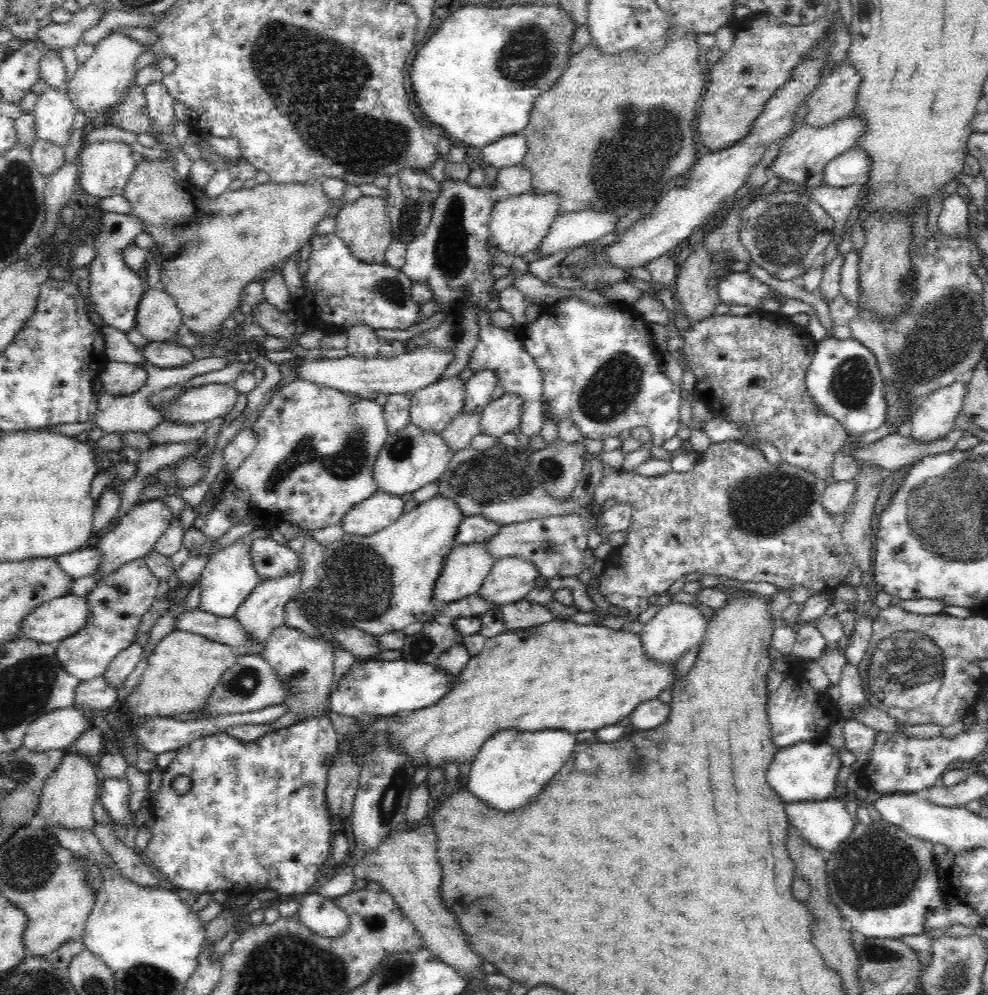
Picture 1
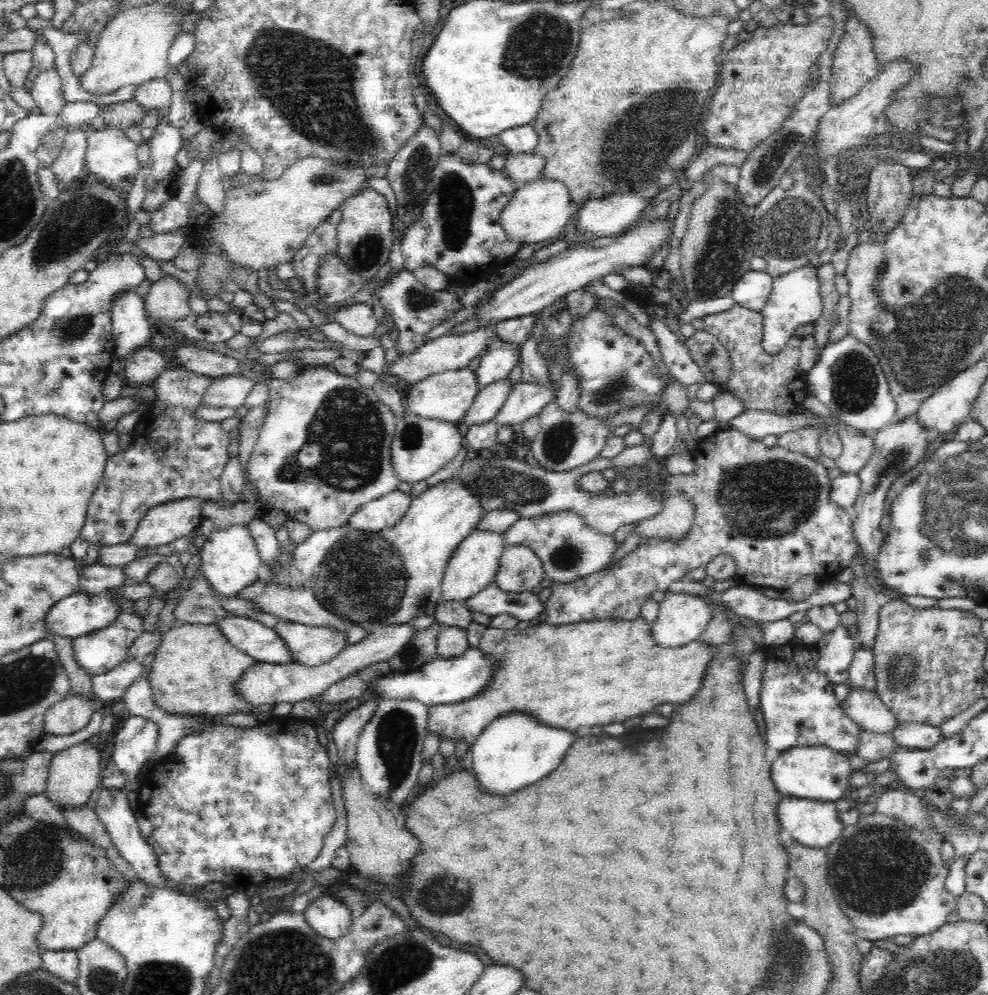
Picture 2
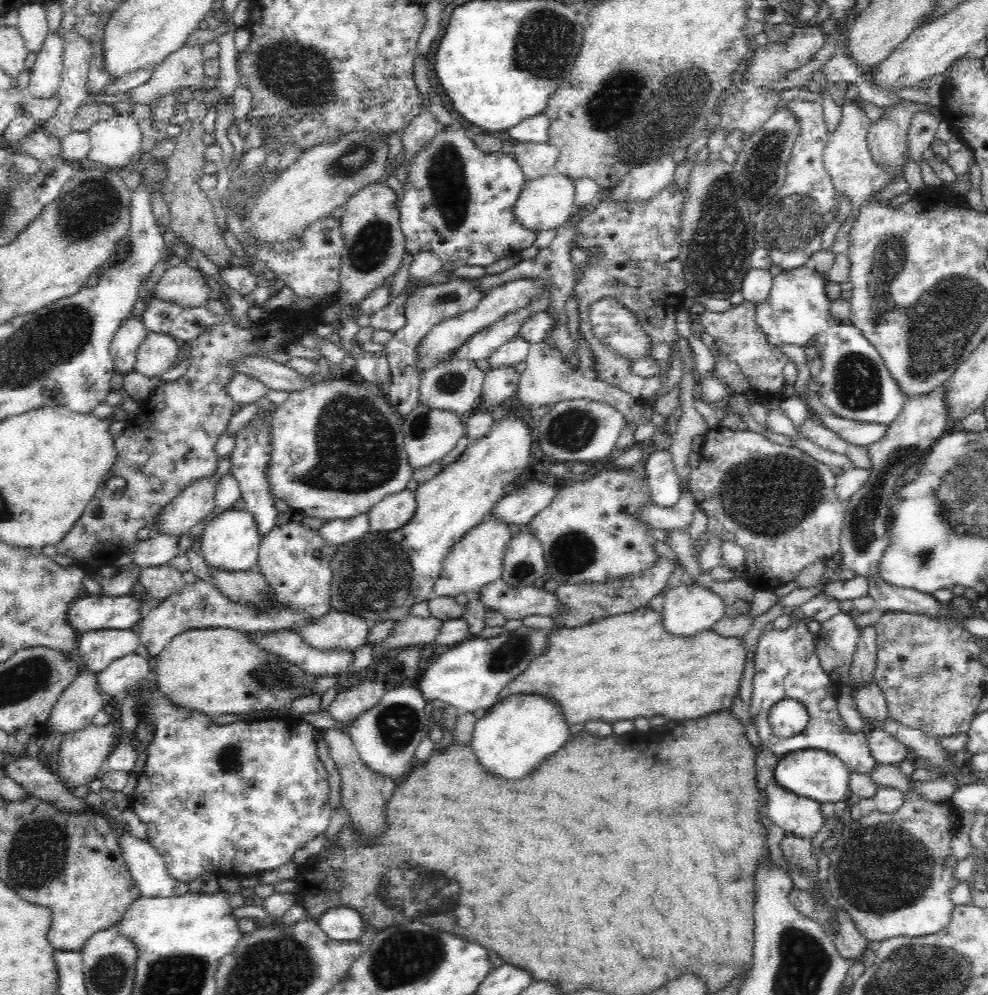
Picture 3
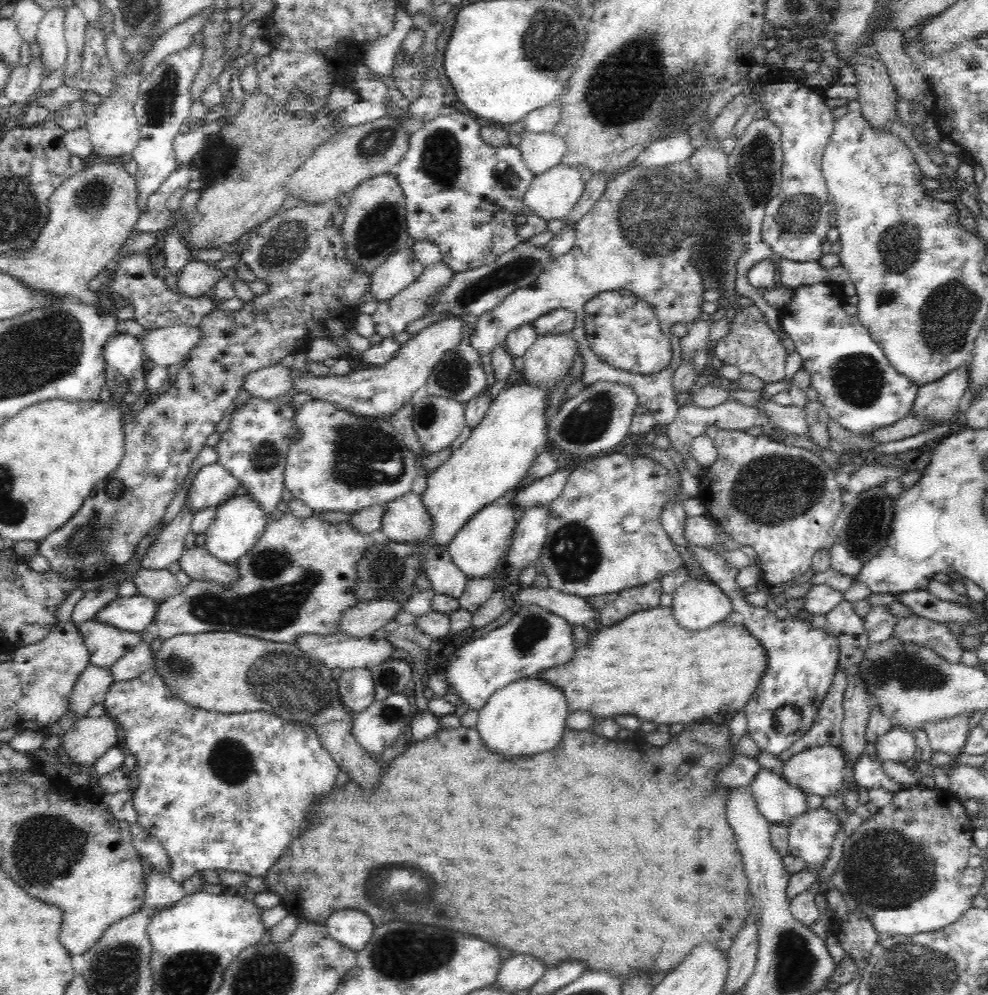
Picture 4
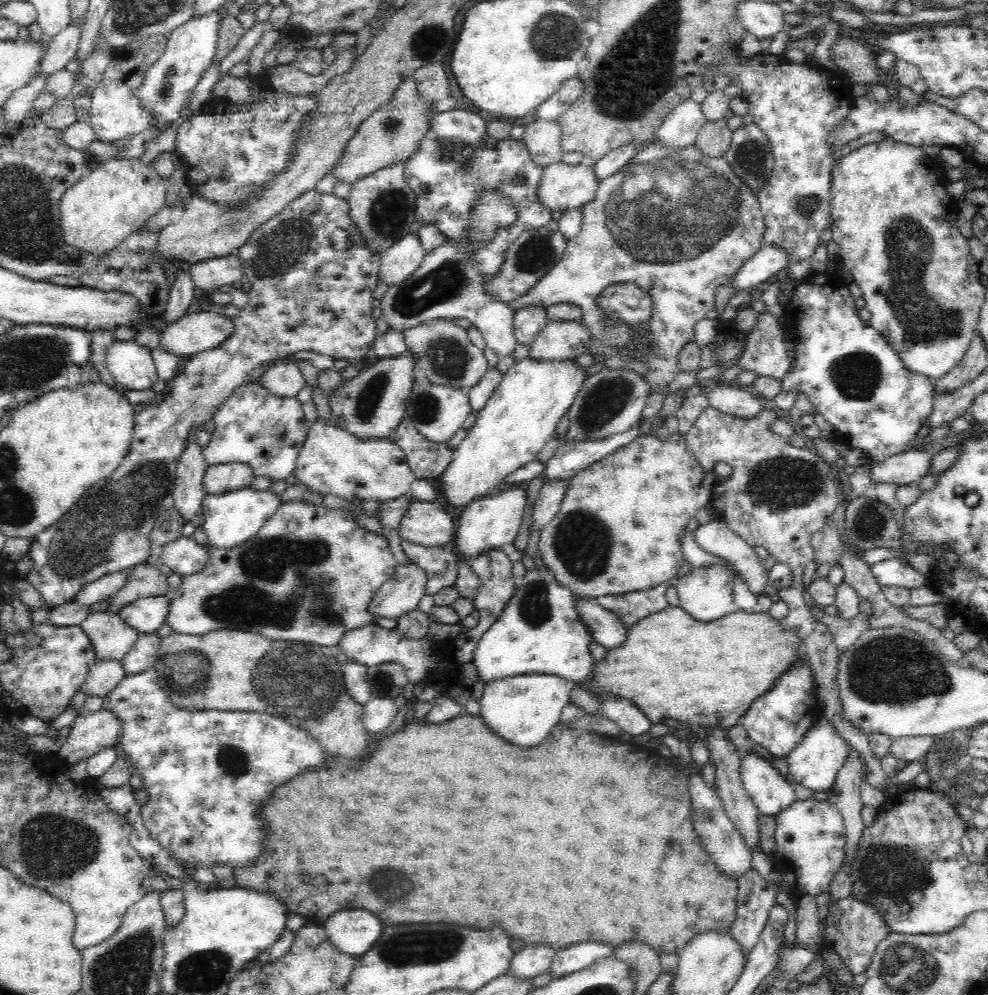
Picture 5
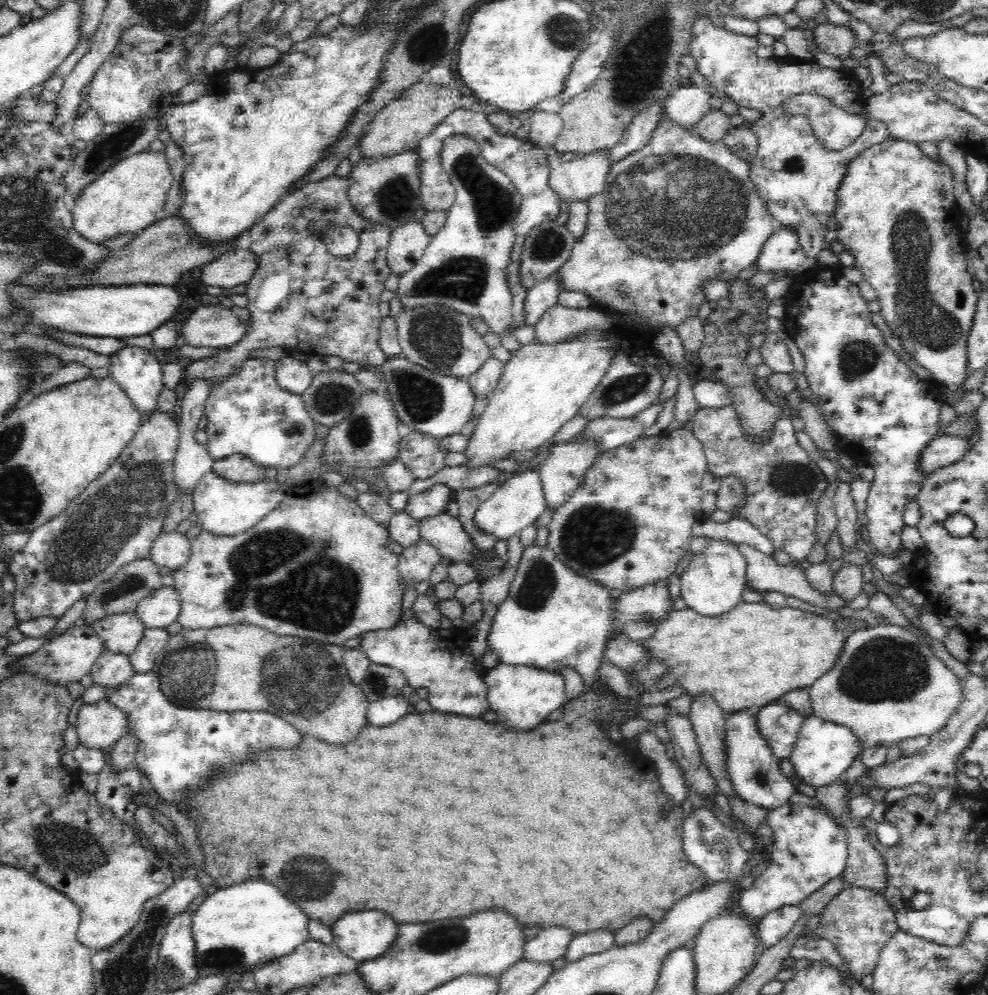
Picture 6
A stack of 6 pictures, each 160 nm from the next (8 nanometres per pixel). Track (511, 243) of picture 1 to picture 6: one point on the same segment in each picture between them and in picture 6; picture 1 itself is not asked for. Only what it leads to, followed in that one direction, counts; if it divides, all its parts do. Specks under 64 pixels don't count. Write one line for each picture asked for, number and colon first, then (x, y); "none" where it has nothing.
2: (539, 210)
3: (545, 203)
4: (551, 195)
5: (562, 187)
6: (584, 176)

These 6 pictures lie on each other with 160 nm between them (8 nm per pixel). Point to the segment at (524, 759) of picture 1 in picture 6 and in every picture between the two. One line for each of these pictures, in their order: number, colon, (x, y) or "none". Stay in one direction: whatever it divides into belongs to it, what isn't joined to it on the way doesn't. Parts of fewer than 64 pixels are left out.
2: (513, 751)
3: (517, 733)
4: (528, 716)
5: (524, 708)
6: (524, 696)

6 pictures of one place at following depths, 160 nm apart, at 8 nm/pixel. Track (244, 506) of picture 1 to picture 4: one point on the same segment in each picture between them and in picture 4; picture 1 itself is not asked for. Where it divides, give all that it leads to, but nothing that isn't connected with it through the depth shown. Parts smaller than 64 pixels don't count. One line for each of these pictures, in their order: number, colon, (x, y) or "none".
2: (323, 451)
3: (337, 449)
4: (339, 462)

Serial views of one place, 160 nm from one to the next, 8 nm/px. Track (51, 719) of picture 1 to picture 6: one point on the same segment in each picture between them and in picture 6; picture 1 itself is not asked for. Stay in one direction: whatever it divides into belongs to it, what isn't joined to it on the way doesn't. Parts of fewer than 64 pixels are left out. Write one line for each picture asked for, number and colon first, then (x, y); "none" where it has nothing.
2: (67, 716)
3: (76, 707)
4: (92, 685)
5: (103, 676)
6: (110, 671)

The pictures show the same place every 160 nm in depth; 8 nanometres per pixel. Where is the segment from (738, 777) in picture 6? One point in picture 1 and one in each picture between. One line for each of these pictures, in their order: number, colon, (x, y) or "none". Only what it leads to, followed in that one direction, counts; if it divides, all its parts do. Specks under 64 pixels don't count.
1: (824, 824)
2: (812, 823)
3: (799, 816)
4: (780, 803)
5: (771, 795)

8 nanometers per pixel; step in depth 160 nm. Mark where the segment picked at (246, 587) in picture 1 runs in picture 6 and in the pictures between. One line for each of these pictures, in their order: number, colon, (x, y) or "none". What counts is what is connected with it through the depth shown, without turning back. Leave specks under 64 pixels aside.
2: (229, 559)
3: (231, 543)
4: (239, 522)
5: (231, 518)
6: (224, 508)

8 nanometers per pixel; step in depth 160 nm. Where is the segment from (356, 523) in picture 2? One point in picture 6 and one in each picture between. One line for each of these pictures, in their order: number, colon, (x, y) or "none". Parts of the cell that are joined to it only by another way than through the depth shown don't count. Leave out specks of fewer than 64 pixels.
3: (393, 511)
4: (405, 520)
5: (427, 524)
6: (443, 532)

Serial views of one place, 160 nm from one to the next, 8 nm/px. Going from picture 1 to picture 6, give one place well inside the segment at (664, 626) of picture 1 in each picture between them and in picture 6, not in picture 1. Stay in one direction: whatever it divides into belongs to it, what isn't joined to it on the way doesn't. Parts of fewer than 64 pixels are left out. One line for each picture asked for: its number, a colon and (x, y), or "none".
2: (682, 617)
3: (687, 610)
4: (699, 603)
5: (705, 593)
6: (713, 583)

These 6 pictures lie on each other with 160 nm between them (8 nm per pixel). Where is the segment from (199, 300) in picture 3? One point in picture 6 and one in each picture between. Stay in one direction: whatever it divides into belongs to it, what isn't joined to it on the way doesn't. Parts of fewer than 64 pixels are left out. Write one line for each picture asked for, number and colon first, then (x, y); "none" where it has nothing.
4: (197, 277)
5: (211, 274)
6: (234, 267)

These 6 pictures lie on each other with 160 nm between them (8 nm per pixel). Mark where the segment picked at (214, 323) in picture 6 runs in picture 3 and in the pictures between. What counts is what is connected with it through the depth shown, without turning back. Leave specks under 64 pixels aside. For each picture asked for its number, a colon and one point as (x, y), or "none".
3: (157, 354)
4: (169, 346)
5: (192, 333)

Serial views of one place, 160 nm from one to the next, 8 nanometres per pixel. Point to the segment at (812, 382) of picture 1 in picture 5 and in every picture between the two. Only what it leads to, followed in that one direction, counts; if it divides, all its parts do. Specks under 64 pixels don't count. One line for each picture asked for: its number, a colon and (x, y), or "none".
2: (847, 378)
3: (854, 383)
4: (855, 382)
5: (853, 377)

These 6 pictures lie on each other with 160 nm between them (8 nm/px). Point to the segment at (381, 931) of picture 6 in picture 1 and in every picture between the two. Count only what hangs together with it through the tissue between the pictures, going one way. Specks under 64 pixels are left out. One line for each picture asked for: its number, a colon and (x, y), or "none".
1: (320, 915)
2: (327, 917)
3: (340, 923)
4: (353, 929)
5: (353, 932)

